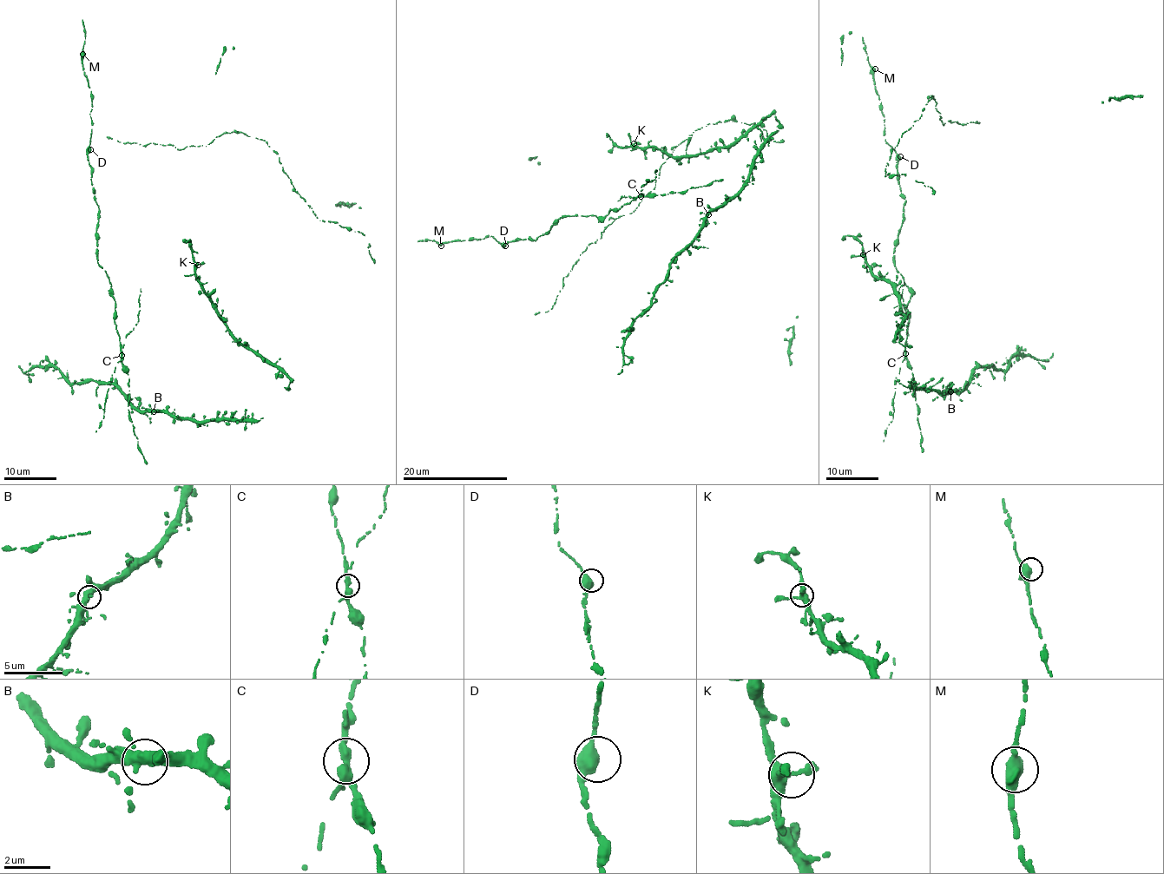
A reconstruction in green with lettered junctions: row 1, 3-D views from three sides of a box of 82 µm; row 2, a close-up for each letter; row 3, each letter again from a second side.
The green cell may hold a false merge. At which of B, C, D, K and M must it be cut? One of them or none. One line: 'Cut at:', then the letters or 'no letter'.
Cut at: C

